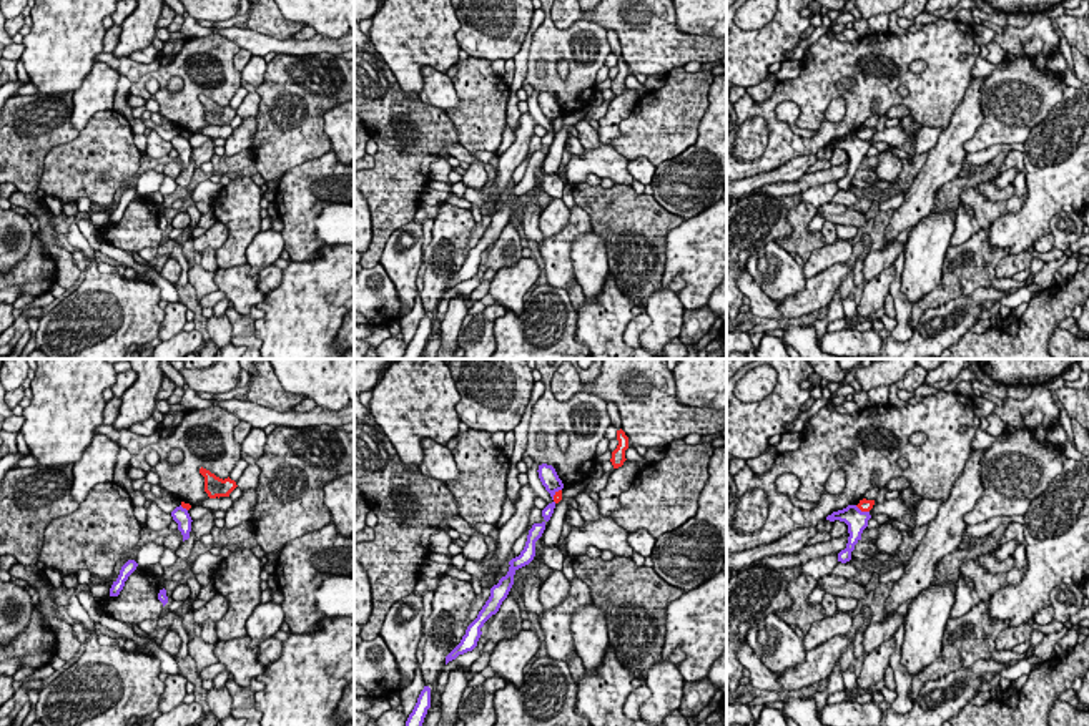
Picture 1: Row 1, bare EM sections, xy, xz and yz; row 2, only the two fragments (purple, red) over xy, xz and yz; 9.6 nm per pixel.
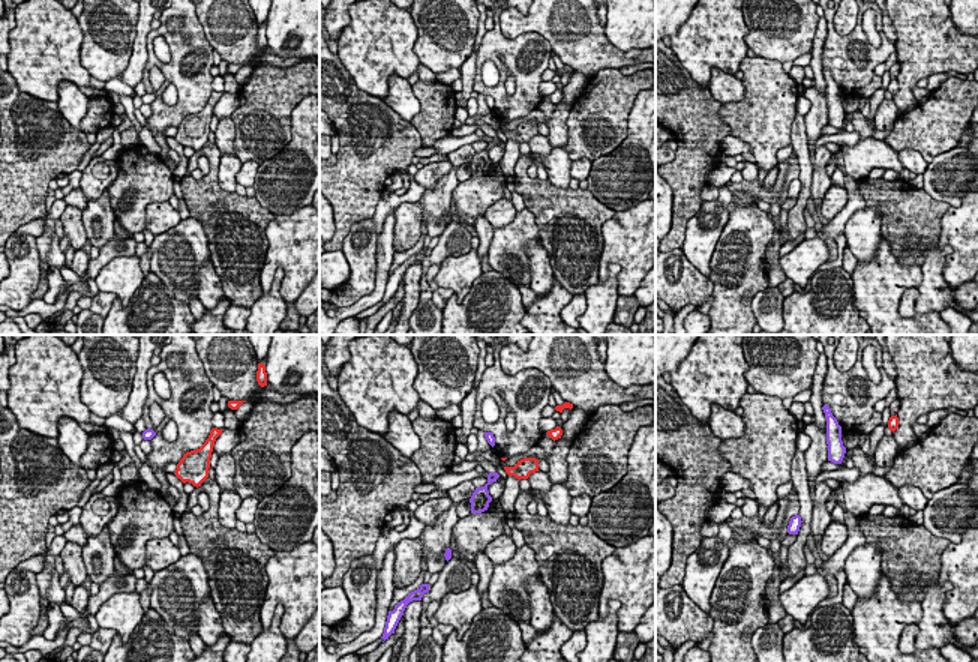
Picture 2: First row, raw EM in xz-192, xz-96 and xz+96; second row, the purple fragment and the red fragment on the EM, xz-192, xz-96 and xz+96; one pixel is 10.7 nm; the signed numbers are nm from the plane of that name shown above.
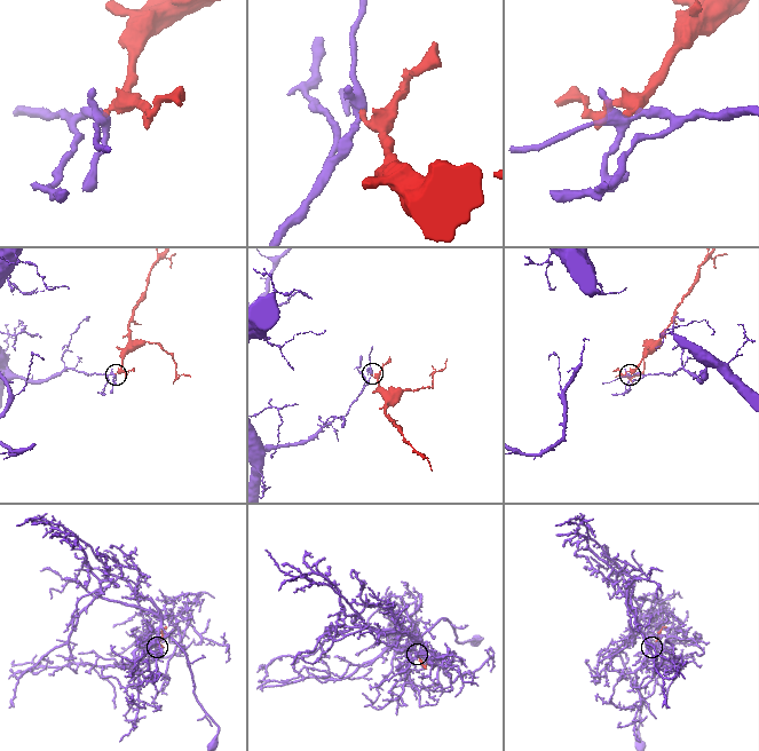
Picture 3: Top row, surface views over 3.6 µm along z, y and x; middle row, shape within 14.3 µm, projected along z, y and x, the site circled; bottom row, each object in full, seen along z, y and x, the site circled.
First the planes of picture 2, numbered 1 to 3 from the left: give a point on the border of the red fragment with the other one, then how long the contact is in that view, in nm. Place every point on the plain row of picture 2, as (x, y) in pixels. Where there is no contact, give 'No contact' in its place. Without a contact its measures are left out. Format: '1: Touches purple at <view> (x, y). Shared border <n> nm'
1: No contact
2: No contact
3: No contact

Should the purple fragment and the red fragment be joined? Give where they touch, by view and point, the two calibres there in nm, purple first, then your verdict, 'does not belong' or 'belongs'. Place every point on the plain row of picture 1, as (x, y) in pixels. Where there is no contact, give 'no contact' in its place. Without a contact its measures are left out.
yz (860, 138) | 220/130 nm | does not belong

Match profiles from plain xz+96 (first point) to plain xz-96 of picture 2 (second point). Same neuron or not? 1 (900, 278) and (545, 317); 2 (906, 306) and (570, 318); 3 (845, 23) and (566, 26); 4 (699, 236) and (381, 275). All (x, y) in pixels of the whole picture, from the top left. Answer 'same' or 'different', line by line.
1: same
2: same
3: same
4: different

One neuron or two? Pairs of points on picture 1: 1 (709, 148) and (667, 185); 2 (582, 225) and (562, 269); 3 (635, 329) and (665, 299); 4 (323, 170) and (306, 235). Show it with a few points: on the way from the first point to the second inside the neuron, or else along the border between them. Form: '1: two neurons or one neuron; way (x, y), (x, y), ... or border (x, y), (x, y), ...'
1: one neuron; way (699, 158), (677, 180)
2: one neuron; way (571, 233), (562, 241), (562, 258)
3: two neurons; border (645, 311), (650, 324), (639, 341)
4: one neuron; way (306, 185), (303, 188), (303, 218)

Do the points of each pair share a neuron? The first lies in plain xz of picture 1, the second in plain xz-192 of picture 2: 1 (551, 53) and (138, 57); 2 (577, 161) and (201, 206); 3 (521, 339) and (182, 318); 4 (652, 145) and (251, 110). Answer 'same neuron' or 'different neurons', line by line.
1: different neurons
2: different neurons
3: same neuron
4: same neuron

